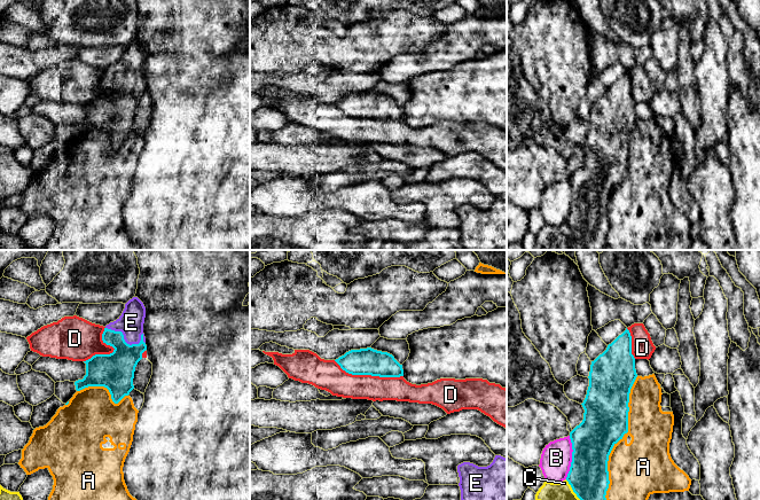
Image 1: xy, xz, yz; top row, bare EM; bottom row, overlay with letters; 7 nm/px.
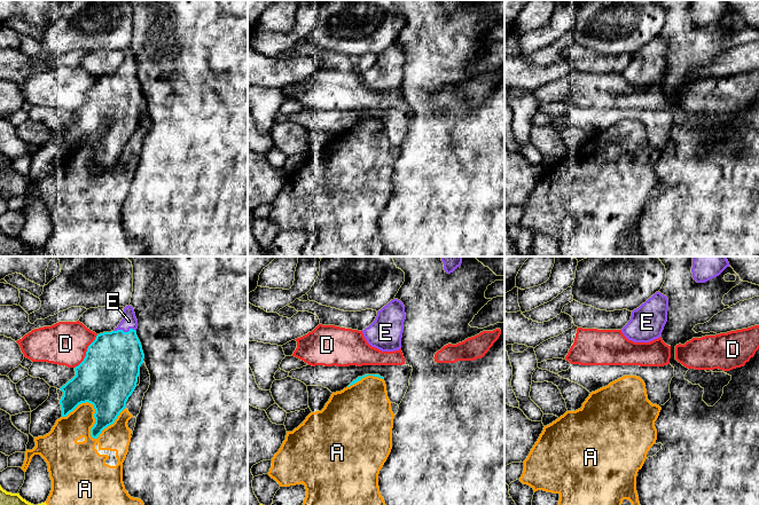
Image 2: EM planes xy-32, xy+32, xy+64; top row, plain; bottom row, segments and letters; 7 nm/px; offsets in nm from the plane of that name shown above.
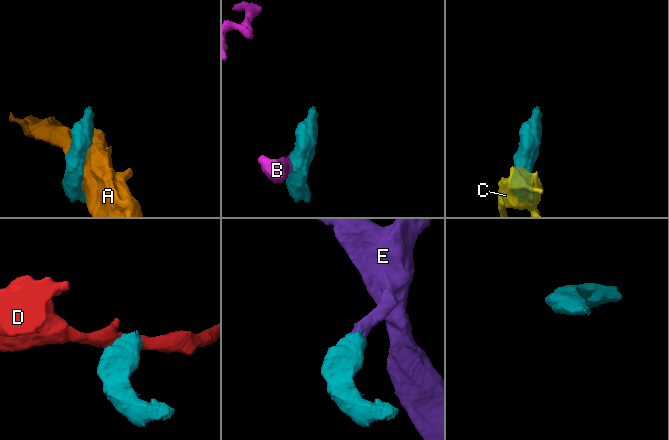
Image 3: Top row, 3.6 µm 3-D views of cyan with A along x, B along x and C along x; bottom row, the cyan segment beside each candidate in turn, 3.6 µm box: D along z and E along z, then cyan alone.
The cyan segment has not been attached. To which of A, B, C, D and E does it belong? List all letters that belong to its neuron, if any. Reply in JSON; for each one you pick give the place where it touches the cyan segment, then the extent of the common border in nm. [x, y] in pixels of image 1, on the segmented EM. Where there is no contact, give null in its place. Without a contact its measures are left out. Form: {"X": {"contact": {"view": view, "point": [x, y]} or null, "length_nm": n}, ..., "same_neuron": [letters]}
{"E": {"contact": {"view": "xy", "point": [123, 338]}, "length_nm": 300}, "same_neuron": ["E"]}

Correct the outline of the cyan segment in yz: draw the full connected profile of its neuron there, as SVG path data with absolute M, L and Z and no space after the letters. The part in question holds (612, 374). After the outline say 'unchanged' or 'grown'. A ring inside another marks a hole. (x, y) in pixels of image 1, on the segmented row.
M629 330L619 335L606 350L600 354L590 365L589 386L586 398L581 404L585 413L582 422L570 432L572 443L572 462L566 481L580 500L606 500L609 489L608 461L613 446L628 432L628 403L630 389L637 377L635 358L632 354L632 336Z | unchanged

